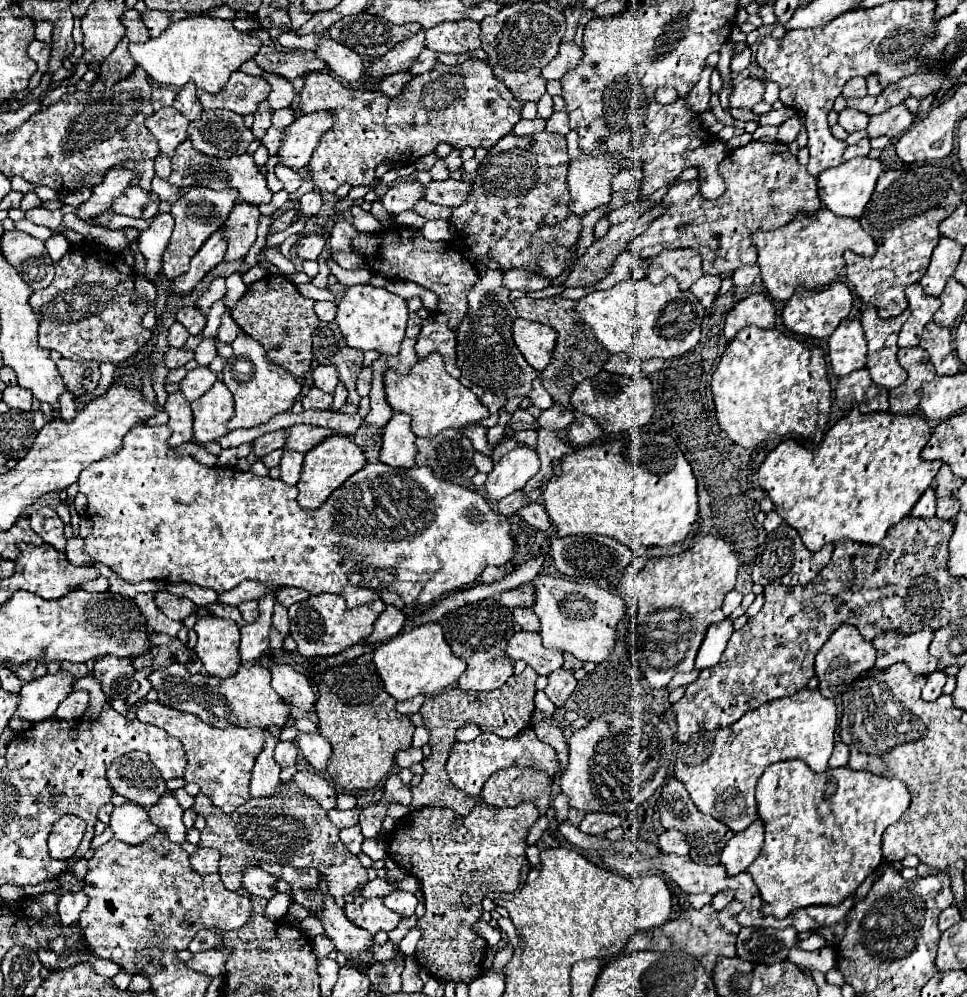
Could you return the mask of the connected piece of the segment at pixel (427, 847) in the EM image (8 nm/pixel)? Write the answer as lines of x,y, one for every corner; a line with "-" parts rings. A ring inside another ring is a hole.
475,801
475,809
465,817
457,819
455,813
439,809
439,807
421,807
417,811
407,813
399,825
391,831
389,839
389,855
399,865
399,869
411,877
417,877
425,897
425,915
417,921
421,929
421,939
417,943
415,961
435,979
441,981
465,981
479,977
479,969
483,967
487,943
479,933
475,933
473,925
481,921
481,899
489,892
512,893
519,889
521,871
527,865
525,849
527,849
527,833
531,825
539,819
539,807
535,803
523,803
519,807
491,807
485,801
-
467,893
471,897
471,909
461,907
461,895

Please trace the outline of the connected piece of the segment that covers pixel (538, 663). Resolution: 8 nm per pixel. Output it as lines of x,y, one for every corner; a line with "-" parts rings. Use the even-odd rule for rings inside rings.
529,631
515,633
509,639
505,653
511,661
519,661
519,659
525,661
539,675
549,675
551,671
555,671
563,665
561,651
543,647
539,633
529,633

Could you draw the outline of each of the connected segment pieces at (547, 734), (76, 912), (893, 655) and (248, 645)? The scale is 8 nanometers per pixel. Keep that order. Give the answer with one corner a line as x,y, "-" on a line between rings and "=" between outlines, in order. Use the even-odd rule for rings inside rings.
541,723
541,725
535,729
535,733
537,733
537,737
539,737
543,743
549,743
549,745
557,751
557,757
559,757
559,763
561,763
561,769
557,771
557,775
561,775
563,769
565,769
567,757
569,757
569,745
567,745
563,733
561,733
557,727
549,725
549,723
=
65,893
59,897
57,903
57,913
63,925
71,925
75,921
79,921
81,911
87,907
89,897
85,893
=
925,629
911,635
899,635
899,633
885,633
877,637
873,643
877,649
877,663
875,669
887,669
895,661
903,661
913,673
927,675
937,667
935,657
929,655
929,643
931,643
933,631
=
273,593
263,595
259,599
259,619
241,629
241,645
239,645
241,661
257,661
259,655
269,647
273,607
275,607
275,595

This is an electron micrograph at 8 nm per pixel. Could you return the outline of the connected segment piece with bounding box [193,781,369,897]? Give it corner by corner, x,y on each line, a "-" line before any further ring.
289,781
281,785
283,797
261,797
249,799
233,813
223,813
215,809
207,797
201,793
195,797
193,811
201,813
207,819
205,829
201,831
199,845
213,847
221,853
219,877
229,891
239,891
239,877
243,865
259,863
287,863
295,867
313,867
323,873
329,881
329,891
333,897
343,897
353,891
359,891
369,881
365,867
359,857
349,853
347,847
337,839
339,829
327,819
325,809
311,797
299,793
299,789

